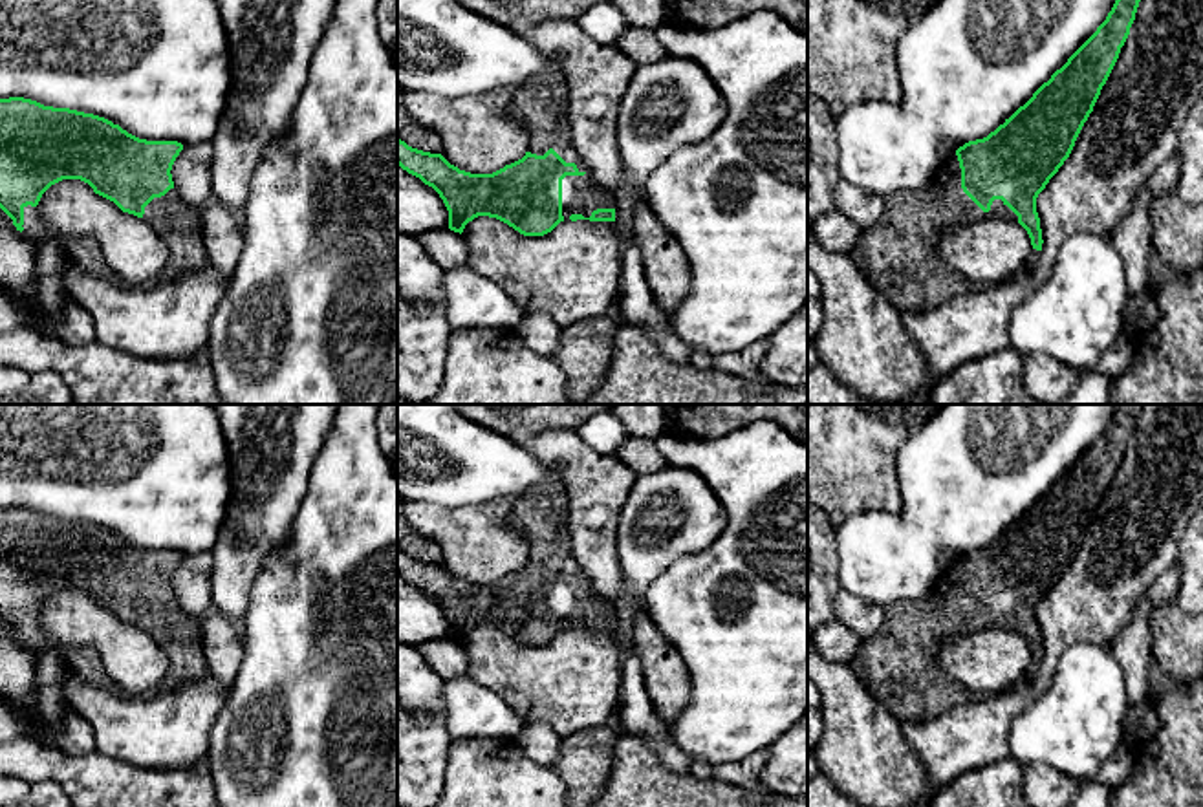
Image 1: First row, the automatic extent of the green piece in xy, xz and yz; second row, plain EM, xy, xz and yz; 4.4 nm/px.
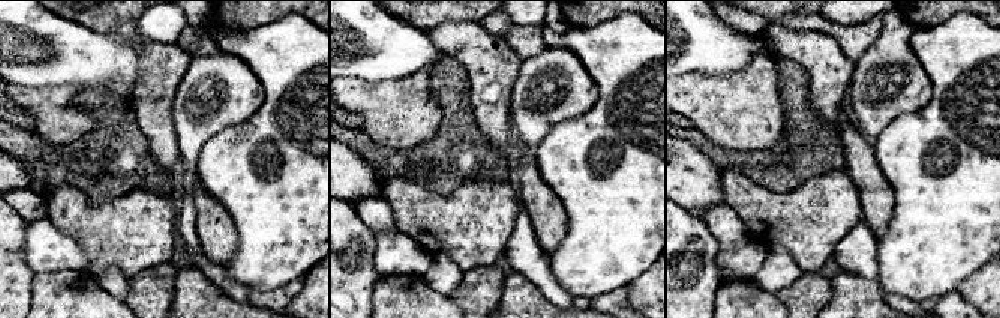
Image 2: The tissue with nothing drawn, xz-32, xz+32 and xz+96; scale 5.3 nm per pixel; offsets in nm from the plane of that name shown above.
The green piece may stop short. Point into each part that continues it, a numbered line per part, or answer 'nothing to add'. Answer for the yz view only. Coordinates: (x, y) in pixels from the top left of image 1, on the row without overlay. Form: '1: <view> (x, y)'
1: yz (899, 667)

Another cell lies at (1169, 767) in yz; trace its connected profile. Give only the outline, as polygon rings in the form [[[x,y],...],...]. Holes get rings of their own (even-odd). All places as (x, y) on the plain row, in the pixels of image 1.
[[[1203,677],[1168,690],[1155,712],[1157,732],[1133,747],[1133,772],[1111,791],[1110,807],[1203,807]]]

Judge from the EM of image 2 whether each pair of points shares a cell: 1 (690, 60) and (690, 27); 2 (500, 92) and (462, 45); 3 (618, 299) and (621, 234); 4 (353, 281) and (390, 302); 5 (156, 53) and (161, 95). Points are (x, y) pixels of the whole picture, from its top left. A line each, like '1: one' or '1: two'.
1: one
2: one
3: two
4: two
5: one

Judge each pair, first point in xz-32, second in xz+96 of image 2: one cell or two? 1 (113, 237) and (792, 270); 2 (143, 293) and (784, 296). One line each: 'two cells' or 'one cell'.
1: two cells
2: one cell

